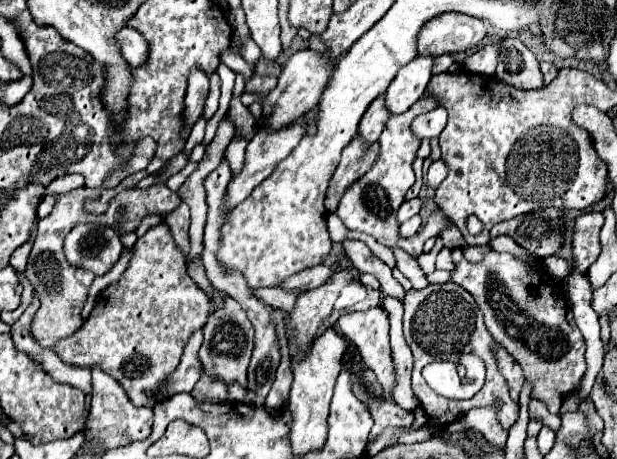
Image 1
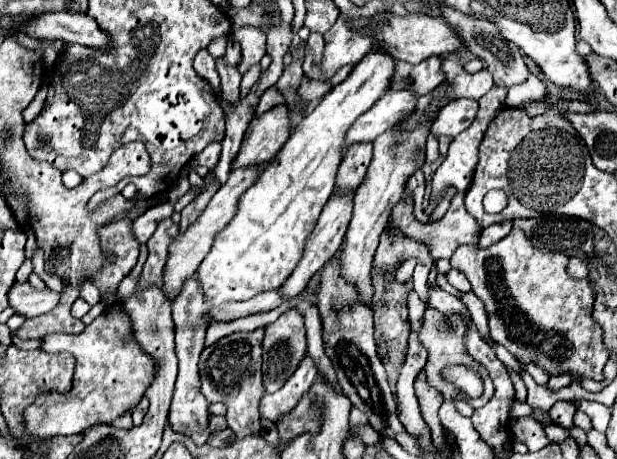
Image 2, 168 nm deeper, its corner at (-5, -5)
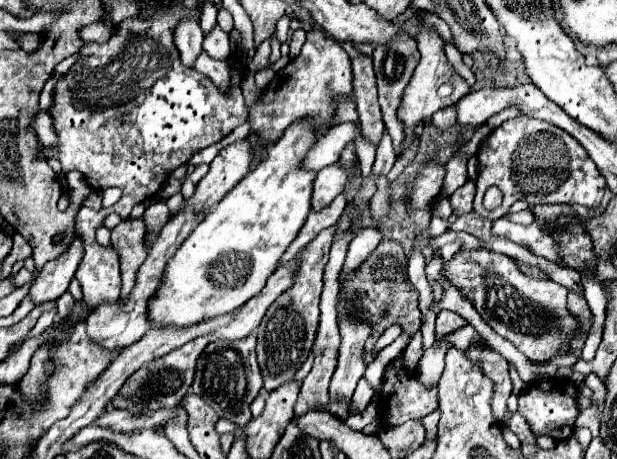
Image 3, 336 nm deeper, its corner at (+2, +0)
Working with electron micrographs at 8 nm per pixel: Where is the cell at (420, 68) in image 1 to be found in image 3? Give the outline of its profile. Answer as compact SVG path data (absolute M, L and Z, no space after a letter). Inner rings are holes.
M342 122L328 126L324 134L318 138L318 142L308 152L308 158L304 160L304 166L310 170L322 170L328 164L334 164L340 160L342 150L352 144L360 136L360 124L356 122Z

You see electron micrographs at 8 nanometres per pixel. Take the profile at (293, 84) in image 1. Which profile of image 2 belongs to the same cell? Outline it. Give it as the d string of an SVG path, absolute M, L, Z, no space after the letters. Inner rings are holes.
M277 105L261 117L253 119L245 131L245 139L235 157L235 163L231 163L231 171L269 163L289 139L289 131L289 113L285 105Z

